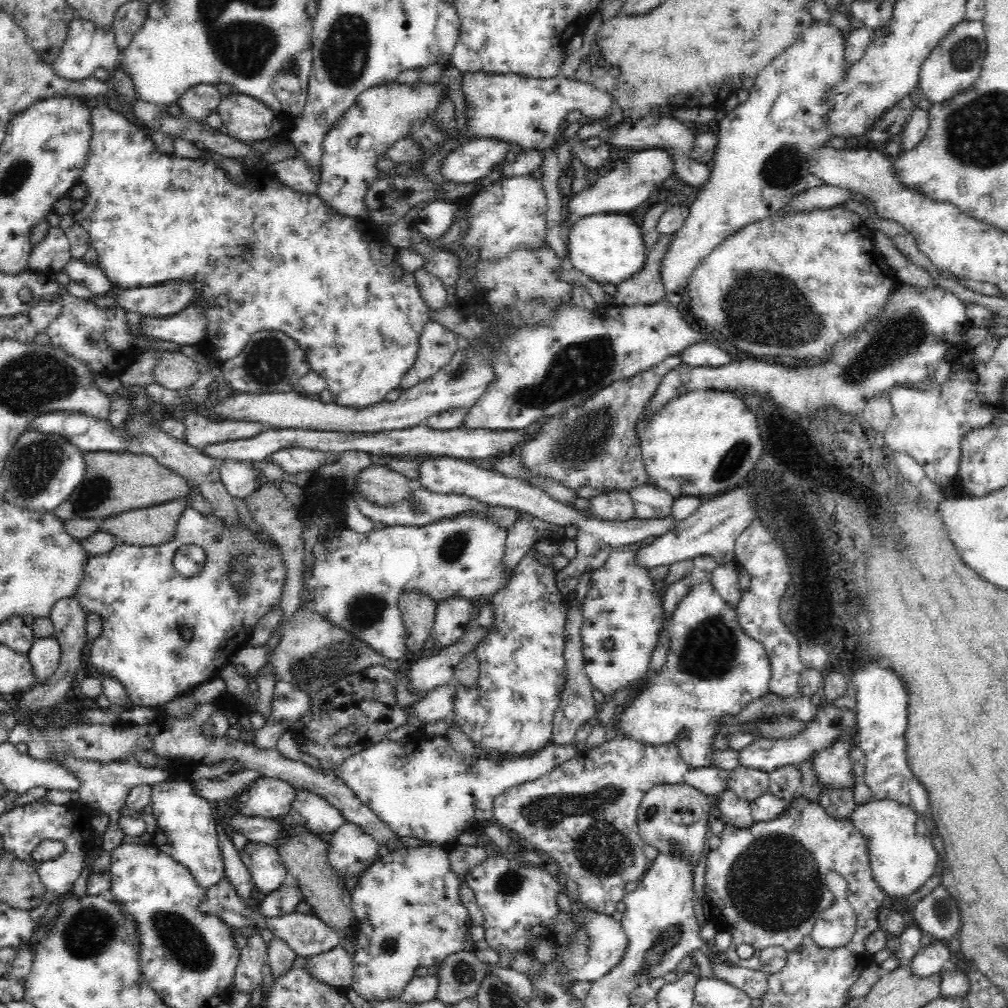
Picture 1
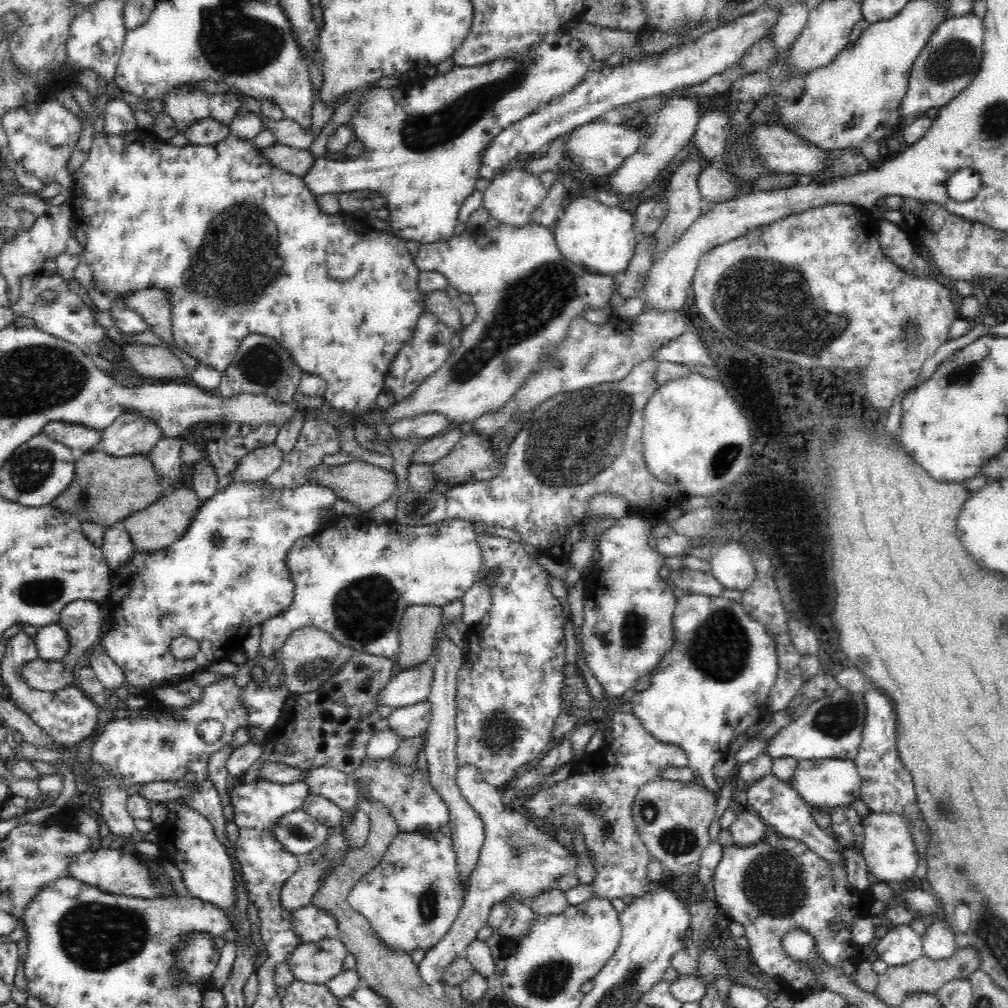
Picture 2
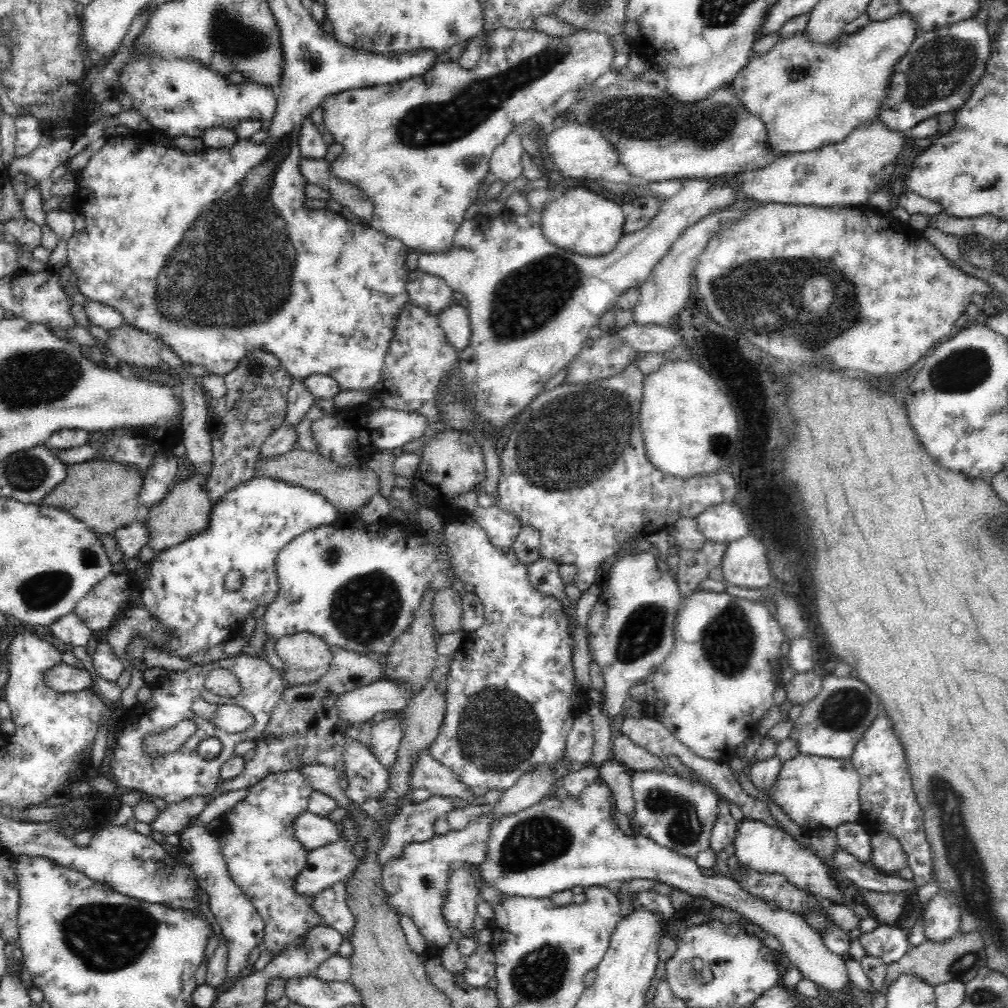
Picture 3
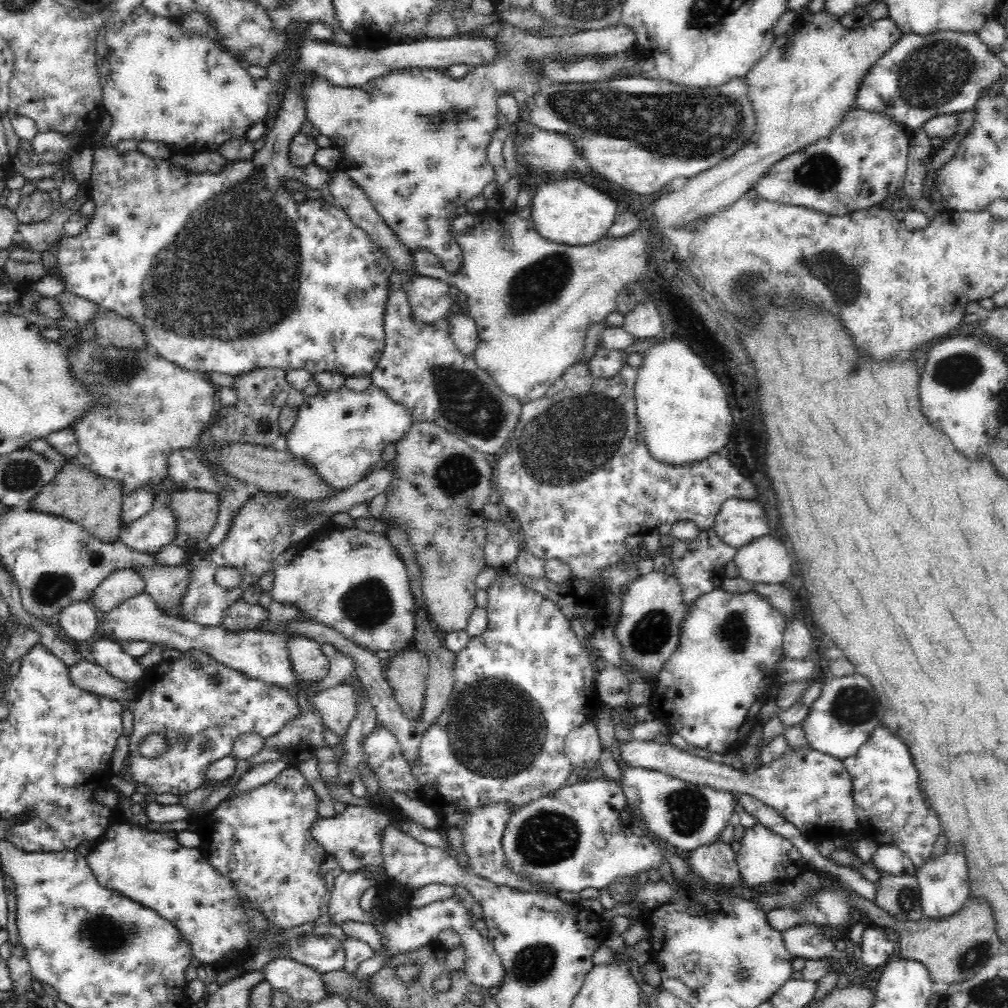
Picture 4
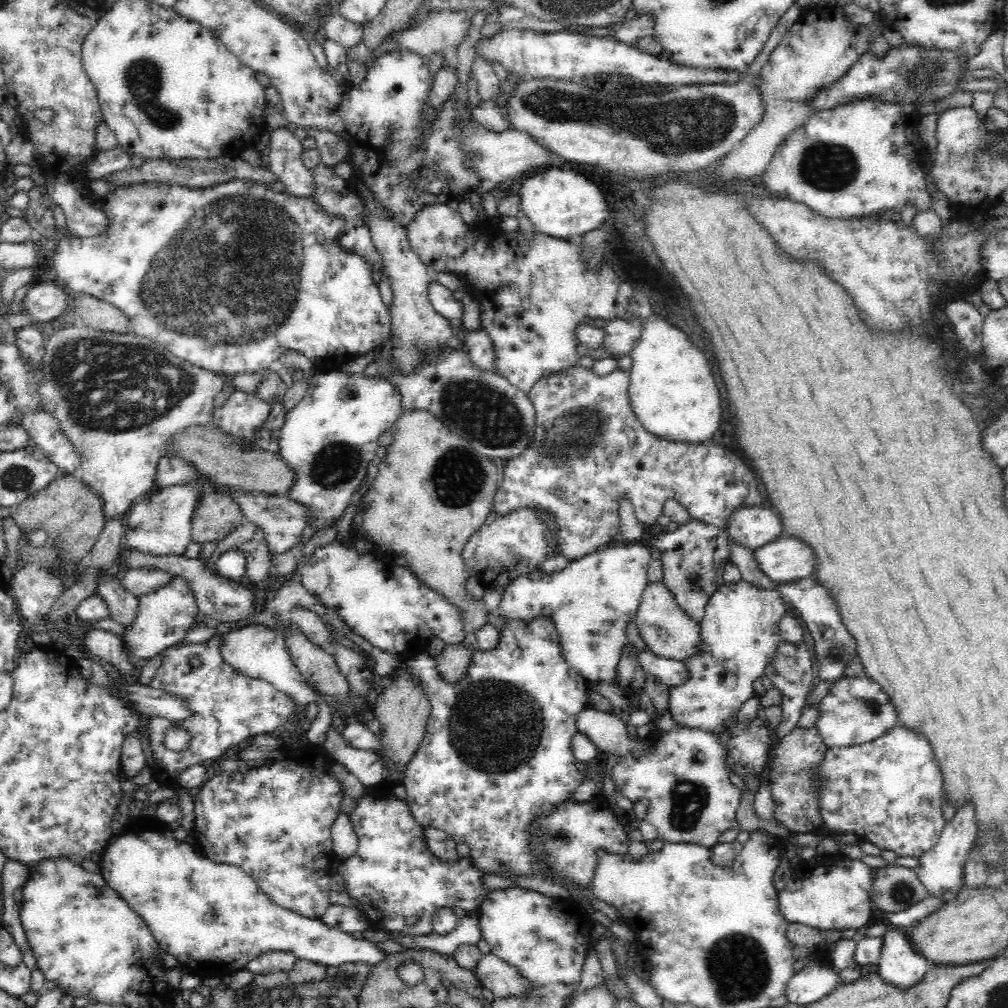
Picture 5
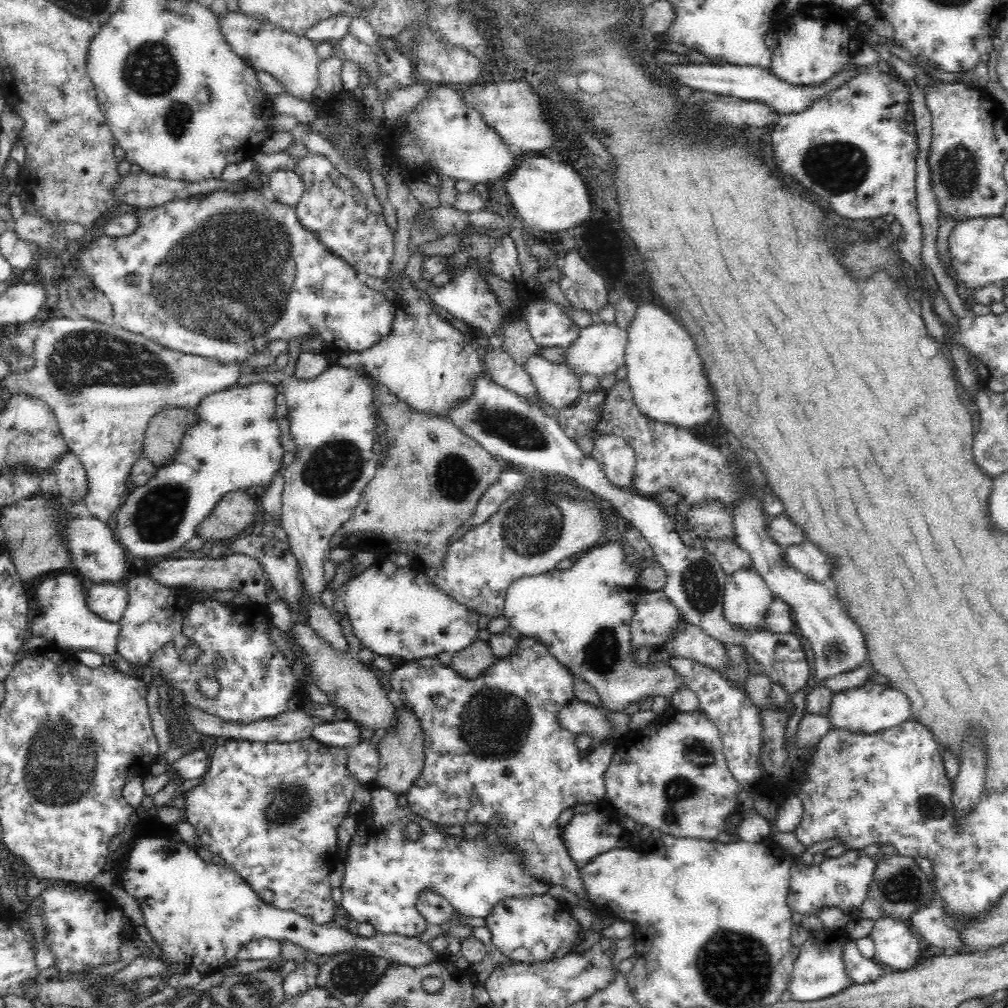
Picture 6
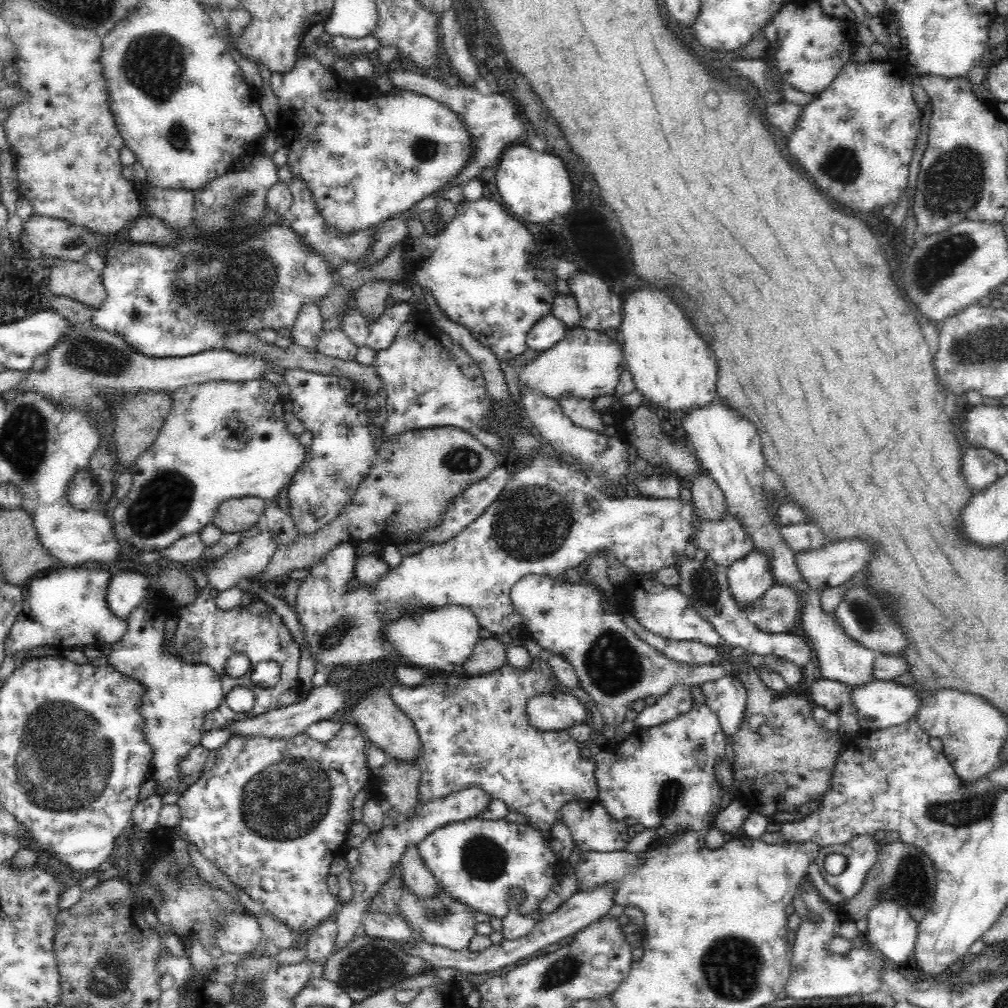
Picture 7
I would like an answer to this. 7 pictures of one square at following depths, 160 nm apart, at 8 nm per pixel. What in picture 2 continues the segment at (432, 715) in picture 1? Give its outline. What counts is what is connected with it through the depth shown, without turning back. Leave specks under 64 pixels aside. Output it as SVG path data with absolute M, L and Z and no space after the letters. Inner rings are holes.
M424 700L413 706L396 708L388 718L388 725L400 739L416 738L427 732L431 716L432 705Z

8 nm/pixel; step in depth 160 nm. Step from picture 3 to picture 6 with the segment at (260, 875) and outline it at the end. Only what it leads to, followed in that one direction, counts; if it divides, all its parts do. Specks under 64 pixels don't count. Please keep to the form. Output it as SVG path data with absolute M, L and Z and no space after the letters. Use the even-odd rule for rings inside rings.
M312 737L294 743L262 743L262 742L228 742L224 746L216 746L212 750L212 762L209 770L204 774L200 786L186 794L186 820L196 830L196 835L202 847L214 852L224 860L224 864L232 867L243 880L259 896L259 899L271 904L279 910L294 911L309 918L314 924L331 923L337 904L330 897L333 886L329 881L329 874L341 862L337 848L337 829L348 816L348 805L353 800L354 790L363 787L347 768L348 747L334 748L316 741Z

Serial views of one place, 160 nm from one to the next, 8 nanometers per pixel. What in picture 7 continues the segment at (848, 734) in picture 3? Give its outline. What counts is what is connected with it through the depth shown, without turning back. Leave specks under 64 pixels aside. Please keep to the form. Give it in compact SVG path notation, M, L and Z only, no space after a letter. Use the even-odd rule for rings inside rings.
M874 680L868 684L862 684L862 687L854 687L850 701L854 701L858 723L863 732L884 730L905 724L916 716L918 710L918 697L913 690L893 680Z

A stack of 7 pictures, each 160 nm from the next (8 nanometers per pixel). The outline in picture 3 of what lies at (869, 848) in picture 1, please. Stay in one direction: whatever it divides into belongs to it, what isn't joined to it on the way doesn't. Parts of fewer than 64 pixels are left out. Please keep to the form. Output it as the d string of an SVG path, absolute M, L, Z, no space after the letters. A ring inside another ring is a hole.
M871 831L871 852L867 864L880 873L894 875L909 867L906 851L896 837L882 831Z

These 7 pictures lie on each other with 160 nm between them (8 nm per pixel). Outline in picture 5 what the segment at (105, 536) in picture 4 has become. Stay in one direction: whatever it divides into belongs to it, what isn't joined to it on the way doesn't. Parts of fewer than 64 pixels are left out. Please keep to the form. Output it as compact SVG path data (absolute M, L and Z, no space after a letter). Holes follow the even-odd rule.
M78 473L57 476L22 503L10 507L9 512L23 534L44 528L48 532L48 546L55 544L59 547L59 558L63 564L84 560L107 523L102 499L92 488L83 484Z

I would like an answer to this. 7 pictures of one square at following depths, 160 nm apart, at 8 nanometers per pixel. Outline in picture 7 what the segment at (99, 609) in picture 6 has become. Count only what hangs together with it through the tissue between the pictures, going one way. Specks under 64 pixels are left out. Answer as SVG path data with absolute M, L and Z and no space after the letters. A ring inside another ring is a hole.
M122 572L110 578L106 588L106 607L114 616L125 618L148 594L148 580L142 574Z

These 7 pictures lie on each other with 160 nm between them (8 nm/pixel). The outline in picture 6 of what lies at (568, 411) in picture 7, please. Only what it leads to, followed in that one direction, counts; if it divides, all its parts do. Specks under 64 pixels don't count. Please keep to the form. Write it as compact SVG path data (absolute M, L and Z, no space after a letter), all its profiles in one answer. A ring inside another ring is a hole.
M462 268L454 274L452 282L450 284L444 284L444 286L430 286L427 289L431 302L444 308L452 316L452 318L458 318L458 320L464 320L468 326L472 328L480 328L484 330L486 334L492 334L494 330L502 332L502 326L512 322L512 314L518 314L518 308L514 308L510 314L504 314L502 316L502 310L498 308L498 302L496 302L496 296L492 294L490 286L484 282L484 280L478 280L474 276L474 272L470 268ZM490 306L490 308L486 308ZM531 356L525 369L533 380L541 399L554 408L568 408L578 398L580 380L563 364L549 363L545 358Z

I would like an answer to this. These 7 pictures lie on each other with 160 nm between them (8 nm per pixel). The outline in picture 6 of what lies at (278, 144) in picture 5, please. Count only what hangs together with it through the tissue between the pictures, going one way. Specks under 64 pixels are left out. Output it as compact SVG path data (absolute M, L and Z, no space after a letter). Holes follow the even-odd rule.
M272 170L269 173L267 193L280 204L296 207L302 193L306 192L304 181L295 171Z

